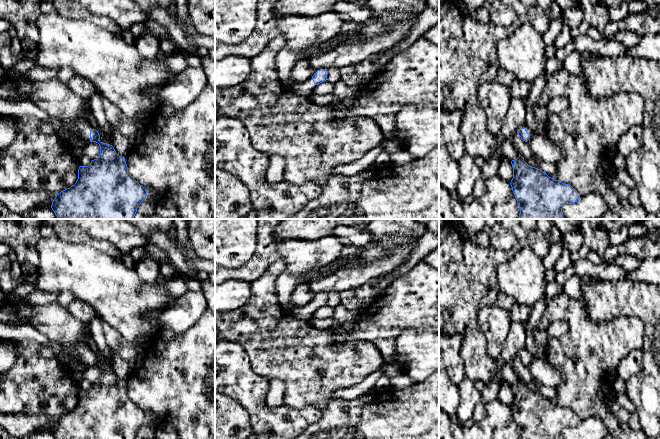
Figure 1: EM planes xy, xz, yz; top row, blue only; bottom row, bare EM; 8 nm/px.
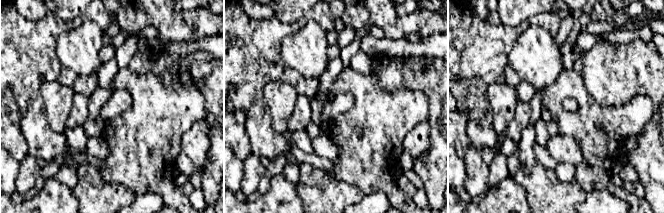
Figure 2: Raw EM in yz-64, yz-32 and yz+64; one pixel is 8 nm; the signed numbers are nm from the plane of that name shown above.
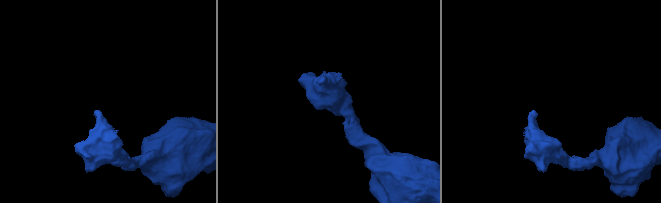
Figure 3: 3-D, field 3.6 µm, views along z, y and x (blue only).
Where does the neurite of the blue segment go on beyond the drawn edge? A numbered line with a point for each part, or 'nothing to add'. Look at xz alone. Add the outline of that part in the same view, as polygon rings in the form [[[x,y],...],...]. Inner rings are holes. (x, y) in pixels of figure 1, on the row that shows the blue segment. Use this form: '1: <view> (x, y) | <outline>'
1: xz (305, 89) | [[[312,77],[303,81],[301,83],[294,82],[286,85],[286,92],[289,94],[296,95],[301,98],[308,99],[314,92],[315,83],[312,80]]]

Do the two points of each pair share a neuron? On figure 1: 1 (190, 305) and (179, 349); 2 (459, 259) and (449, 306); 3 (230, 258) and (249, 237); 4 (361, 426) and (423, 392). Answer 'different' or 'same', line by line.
1: different
2: same
3: same
4: same

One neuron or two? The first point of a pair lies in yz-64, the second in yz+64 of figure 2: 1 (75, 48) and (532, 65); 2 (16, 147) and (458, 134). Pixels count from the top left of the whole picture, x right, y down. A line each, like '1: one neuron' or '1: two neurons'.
1: one neuron
2: one neuron

